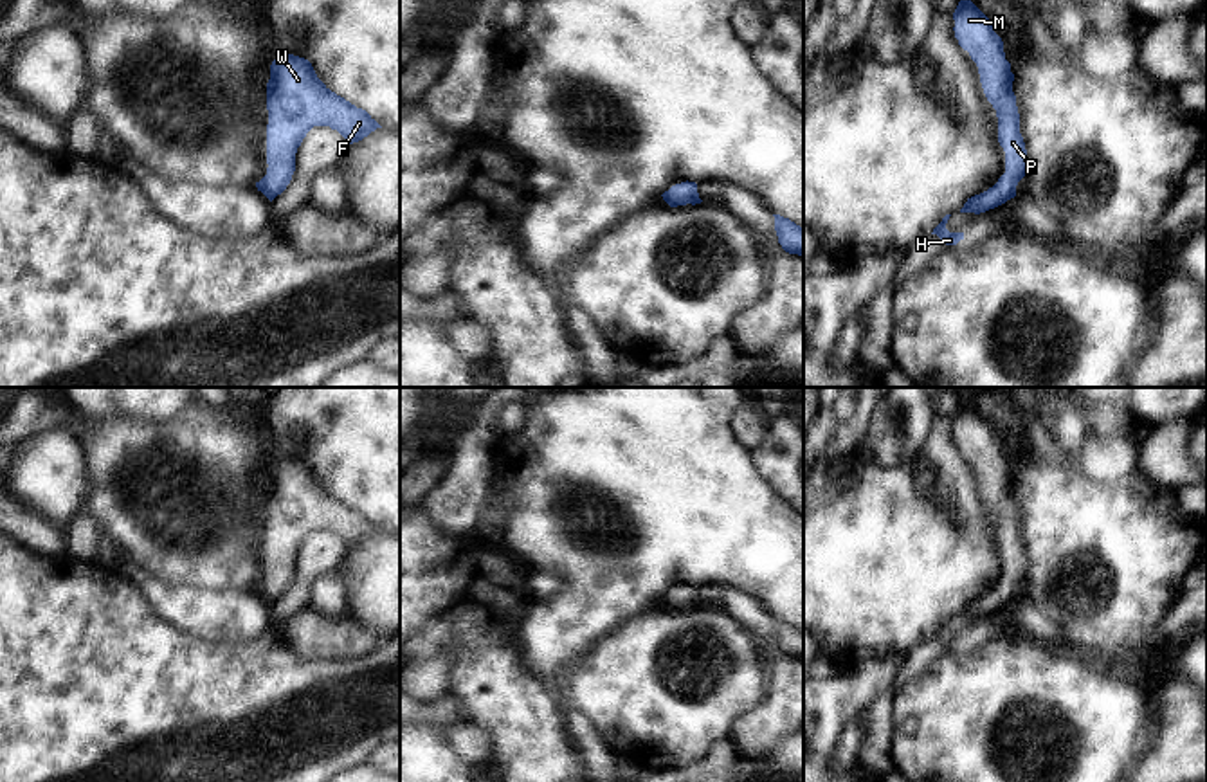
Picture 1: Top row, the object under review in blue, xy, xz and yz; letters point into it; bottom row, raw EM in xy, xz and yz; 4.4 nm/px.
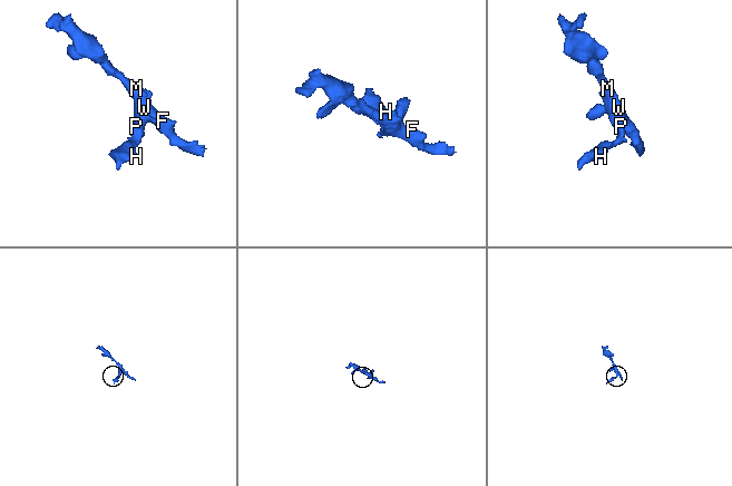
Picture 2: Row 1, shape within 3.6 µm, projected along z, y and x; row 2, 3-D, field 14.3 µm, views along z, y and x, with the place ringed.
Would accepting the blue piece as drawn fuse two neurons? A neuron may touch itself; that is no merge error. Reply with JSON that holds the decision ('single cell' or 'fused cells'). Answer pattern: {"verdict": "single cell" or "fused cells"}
{"verdict": "single cell"}

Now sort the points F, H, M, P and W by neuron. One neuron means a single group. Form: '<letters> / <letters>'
F H M P W

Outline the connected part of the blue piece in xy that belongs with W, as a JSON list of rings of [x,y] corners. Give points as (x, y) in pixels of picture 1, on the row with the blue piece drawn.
[[[281,54],[270,65],[267,110],[268,168],[256,187],[270,202],[290,184],[297,148],[313,126],[330,126],[349,144],[382,128],[366,110],[331,92],[308,59],[294,54]]]

